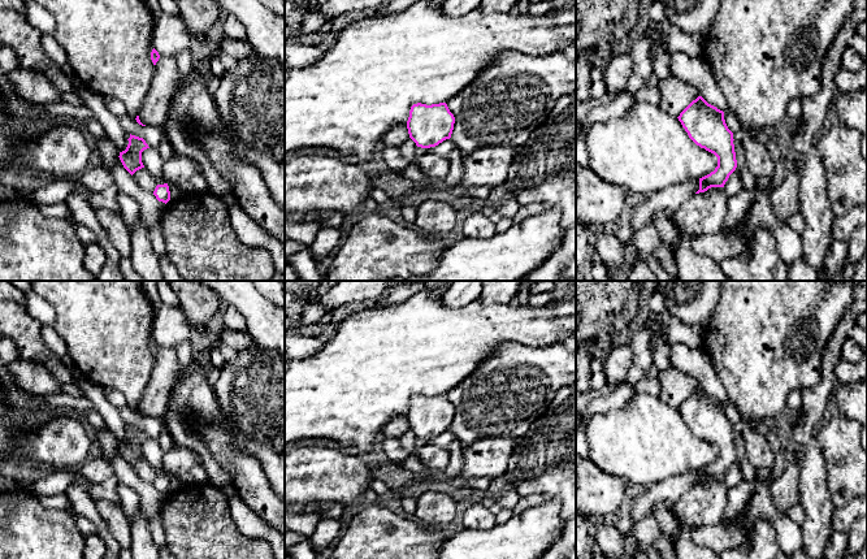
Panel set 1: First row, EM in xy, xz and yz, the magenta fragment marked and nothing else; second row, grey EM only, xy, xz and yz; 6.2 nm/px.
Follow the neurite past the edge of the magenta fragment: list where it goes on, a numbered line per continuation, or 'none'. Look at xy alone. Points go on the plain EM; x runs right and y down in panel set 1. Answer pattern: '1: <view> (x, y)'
none

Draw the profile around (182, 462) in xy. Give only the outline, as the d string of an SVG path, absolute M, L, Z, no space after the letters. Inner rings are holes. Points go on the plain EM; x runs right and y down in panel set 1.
M173 445L164 452L162 467L166 474L175 474L185 484L208 482L200 458L190 448Z

